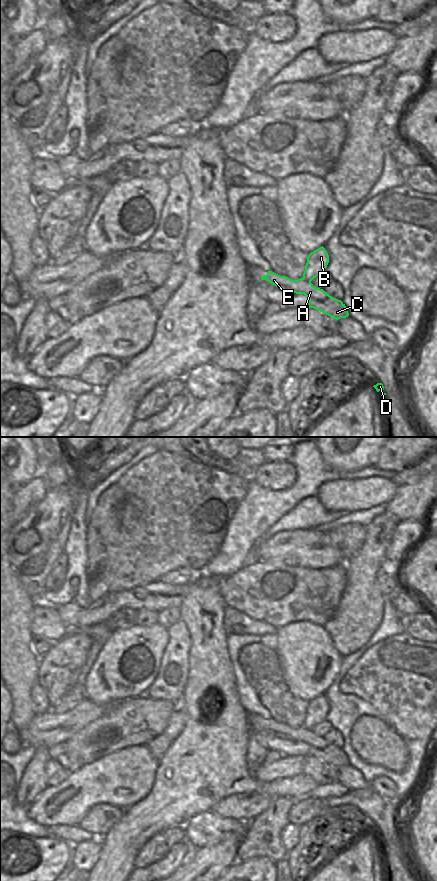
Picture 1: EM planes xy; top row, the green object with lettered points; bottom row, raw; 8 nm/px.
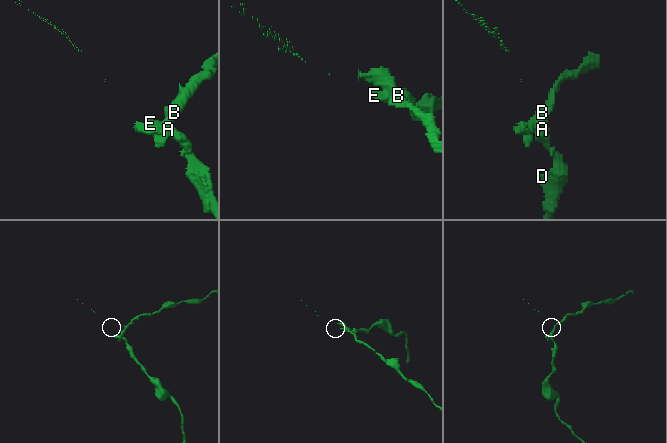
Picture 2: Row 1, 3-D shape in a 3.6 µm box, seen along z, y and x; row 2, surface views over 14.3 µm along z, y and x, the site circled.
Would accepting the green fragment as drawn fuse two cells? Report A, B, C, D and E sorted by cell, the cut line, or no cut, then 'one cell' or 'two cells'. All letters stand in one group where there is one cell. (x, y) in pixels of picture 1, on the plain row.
A C D E / B; cut in xy along (303, 725), (310, 730); two cells

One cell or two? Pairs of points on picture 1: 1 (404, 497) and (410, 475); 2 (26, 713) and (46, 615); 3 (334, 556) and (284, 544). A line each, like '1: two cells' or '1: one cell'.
1: two cells
2: two cells
3: one cell

